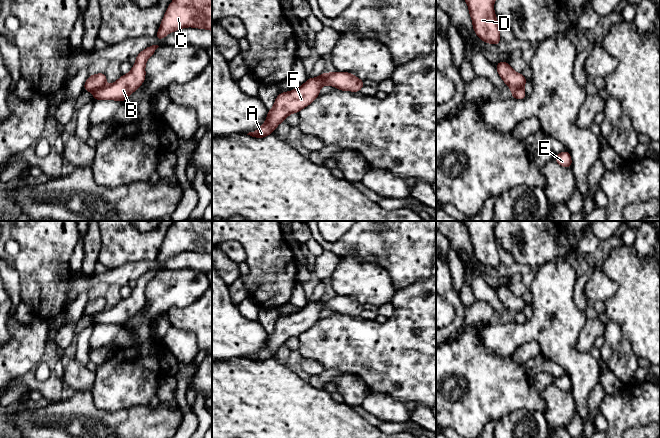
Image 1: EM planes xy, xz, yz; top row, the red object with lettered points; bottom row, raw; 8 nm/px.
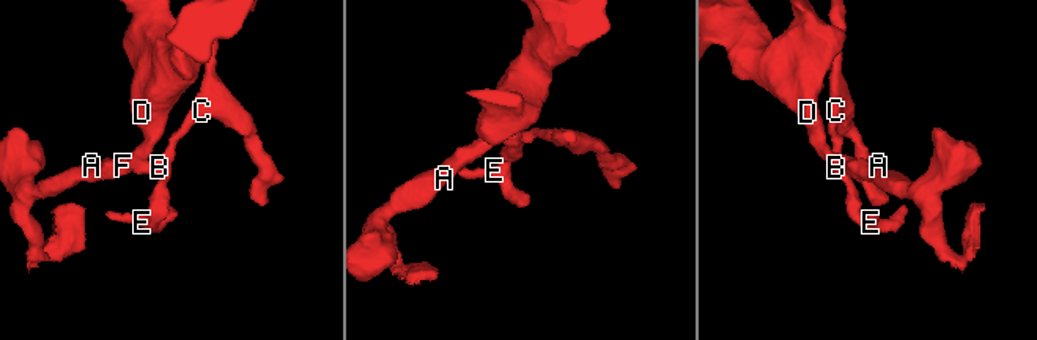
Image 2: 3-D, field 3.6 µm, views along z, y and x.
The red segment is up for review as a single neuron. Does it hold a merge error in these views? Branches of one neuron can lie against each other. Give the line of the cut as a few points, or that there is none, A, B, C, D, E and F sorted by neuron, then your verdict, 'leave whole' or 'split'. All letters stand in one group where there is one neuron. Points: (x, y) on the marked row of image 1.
cut in xz along (327, 73), (321, 85); A D F / B C E; split

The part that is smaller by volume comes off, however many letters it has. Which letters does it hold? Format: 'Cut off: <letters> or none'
Cut off: A, D, F

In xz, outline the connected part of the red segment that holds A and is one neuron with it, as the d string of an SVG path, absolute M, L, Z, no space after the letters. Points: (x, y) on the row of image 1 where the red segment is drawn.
M327 72L316 78L308 78L299 88L289 92L279 93L275 99L274 106L268 110L266 121L255 132L249 132L254 138L264 138L276 129L291 113L298 113L301 109L310 105L319 95L322 80Z

